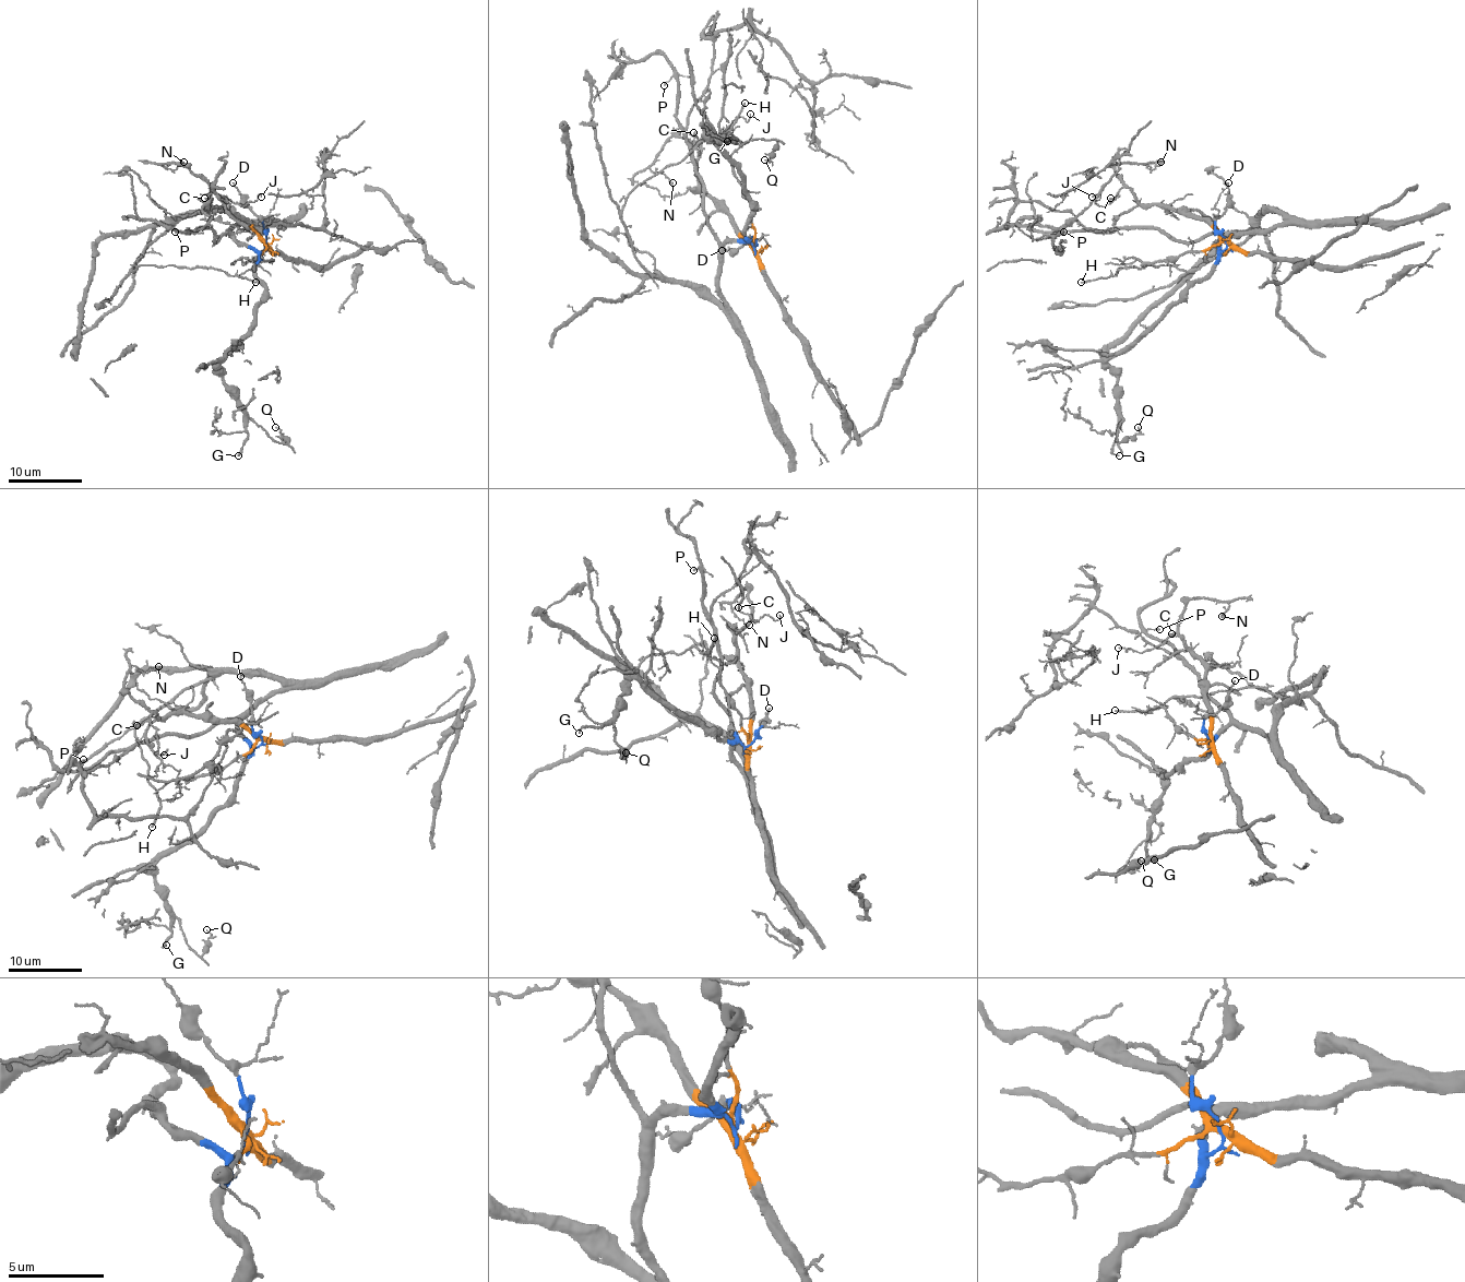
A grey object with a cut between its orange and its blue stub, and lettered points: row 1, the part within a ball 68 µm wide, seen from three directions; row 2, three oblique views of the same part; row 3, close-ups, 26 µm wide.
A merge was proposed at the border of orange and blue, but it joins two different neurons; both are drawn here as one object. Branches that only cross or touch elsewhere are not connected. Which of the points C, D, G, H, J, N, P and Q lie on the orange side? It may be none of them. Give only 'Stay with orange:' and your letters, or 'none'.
Stay with orange: C, J, N

